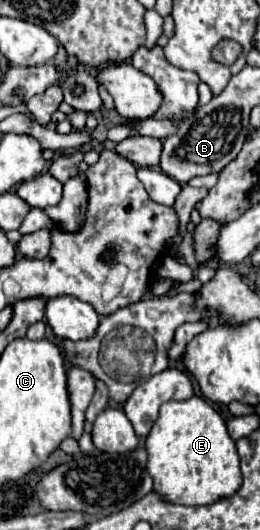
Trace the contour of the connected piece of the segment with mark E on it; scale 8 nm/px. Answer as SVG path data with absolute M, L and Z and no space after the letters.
M192 396L190 400L170 400L162 404L160 416L154 422L150 434L146 436L146 452L148 452L148 472L154 480L154 492L174 504L212 504L220 498L232 496L242 482L240 474L240 458L236 452L236 442L230 438L226 430L224 418L200 396Z

